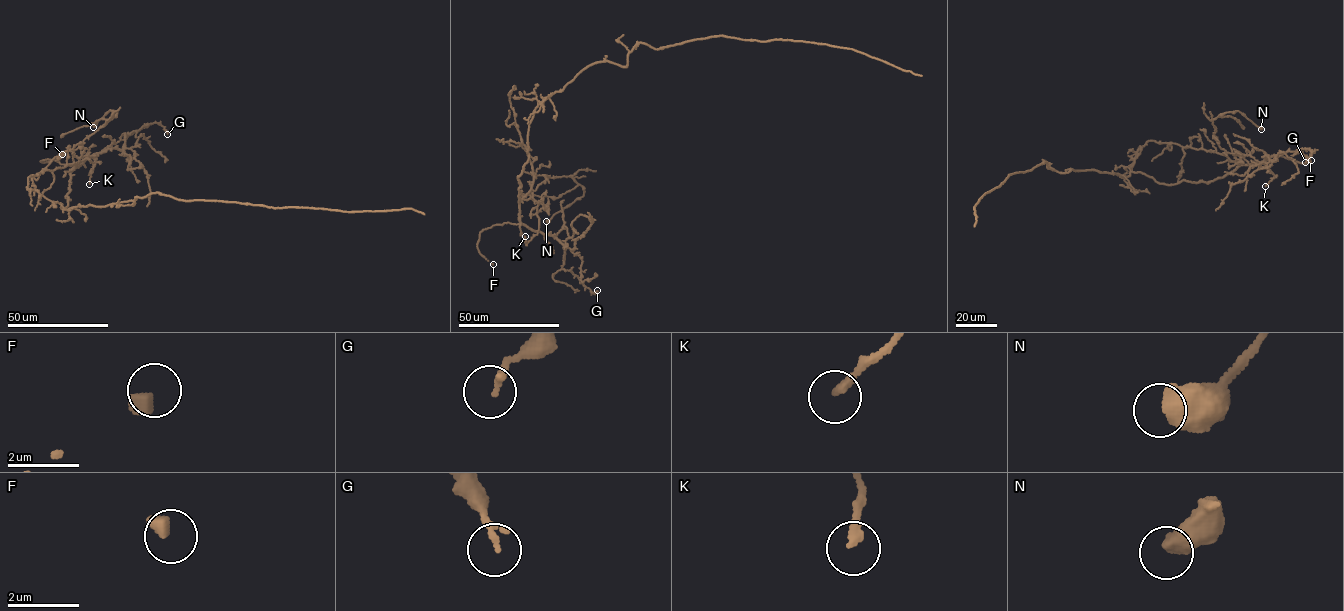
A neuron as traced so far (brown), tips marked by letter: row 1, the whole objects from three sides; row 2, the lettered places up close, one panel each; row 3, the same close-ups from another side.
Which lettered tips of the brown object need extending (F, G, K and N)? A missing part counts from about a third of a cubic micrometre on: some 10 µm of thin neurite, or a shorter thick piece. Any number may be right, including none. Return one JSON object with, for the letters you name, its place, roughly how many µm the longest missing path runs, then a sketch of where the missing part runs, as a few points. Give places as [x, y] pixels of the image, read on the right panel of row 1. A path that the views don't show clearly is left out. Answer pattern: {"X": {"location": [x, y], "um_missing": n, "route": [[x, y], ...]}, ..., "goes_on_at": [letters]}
{"F": {"location": [1311, 160], "um_missing": 50}, "goes_on_at": ["F"]}

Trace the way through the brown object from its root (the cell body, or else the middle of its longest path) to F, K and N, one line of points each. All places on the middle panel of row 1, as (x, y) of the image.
F: (597, 62), (538, 101), (518, 178), (519, 223), (479, 233), (478, 251), (493, 264)
K: (597, 62), (534, 111), (518, 180), (519, 202), (538, 203), (539, 227), (526, 243), (525, 236)
N: (597, 62), (538, 101), (529, 124), (519, 202), (546, 175), (570, 176), (584, 191), (546, 221)

